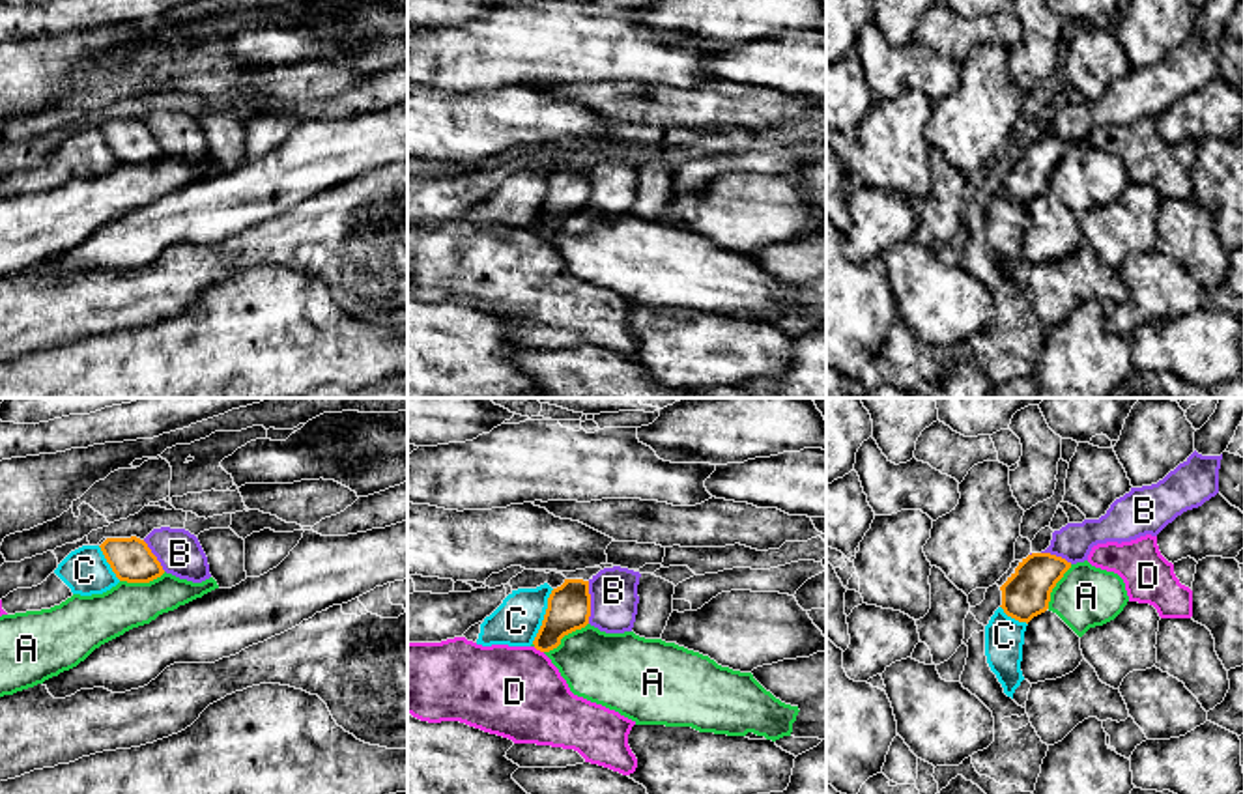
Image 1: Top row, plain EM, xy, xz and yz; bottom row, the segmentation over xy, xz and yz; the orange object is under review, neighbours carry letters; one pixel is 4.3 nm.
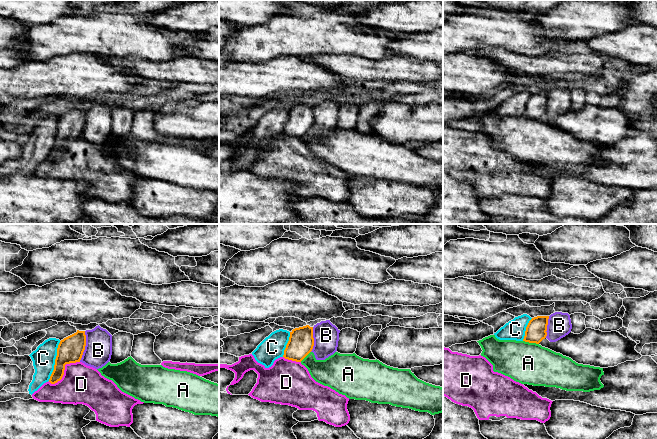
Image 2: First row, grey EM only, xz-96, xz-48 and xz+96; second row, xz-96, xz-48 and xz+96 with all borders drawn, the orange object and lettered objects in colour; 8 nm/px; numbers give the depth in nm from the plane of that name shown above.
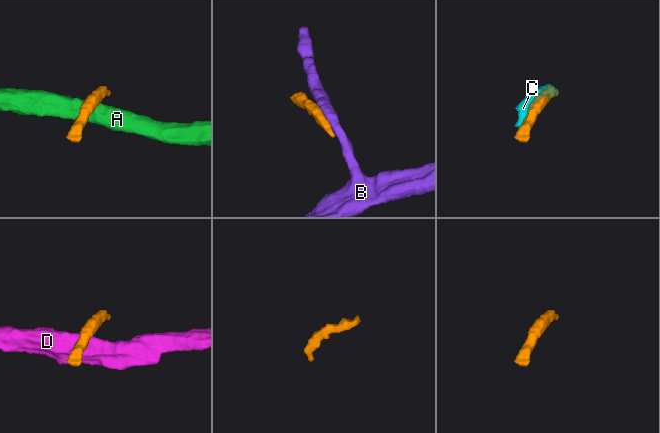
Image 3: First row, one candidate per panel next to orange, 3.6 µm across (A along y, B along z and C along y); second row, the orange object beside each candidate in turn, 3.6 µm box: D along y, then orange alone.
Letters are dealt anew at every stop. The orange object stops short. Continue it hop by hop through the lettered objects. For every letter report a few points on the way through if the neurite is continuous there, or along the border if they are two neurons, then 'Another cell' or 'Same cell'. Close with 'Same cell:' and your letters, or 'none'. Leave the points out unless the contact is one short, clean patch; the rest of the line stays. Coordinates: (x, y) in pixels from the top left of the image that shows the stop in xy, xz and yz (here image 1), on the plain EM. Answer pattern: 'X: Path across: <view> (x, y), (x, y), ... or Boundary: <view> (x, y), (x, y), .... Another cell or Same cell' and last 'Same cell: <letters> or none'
A: Boundary: xz (587, 204), (569, 213), (556, 228), (544, 234). Another cell
B: Another cell
C: Another cell
D: Boundary: xz (533, 228), (542, 234). Another cell
Same cell: none

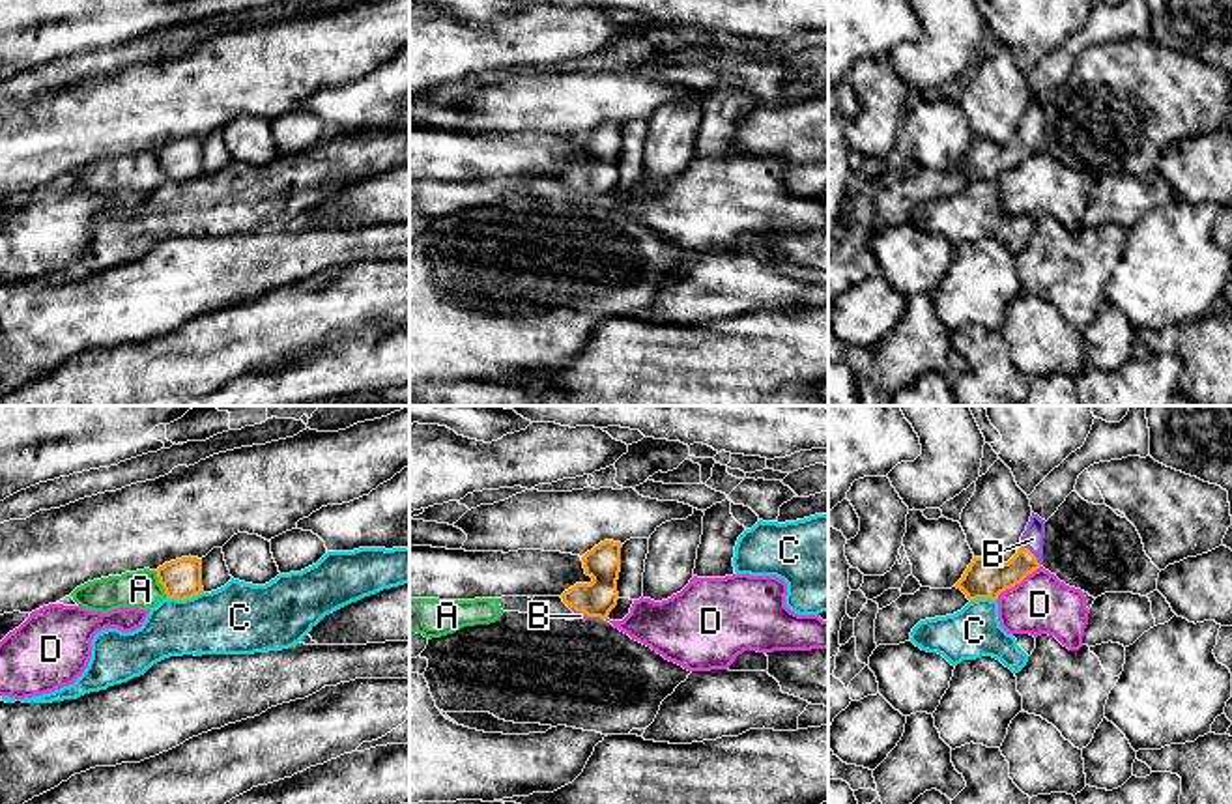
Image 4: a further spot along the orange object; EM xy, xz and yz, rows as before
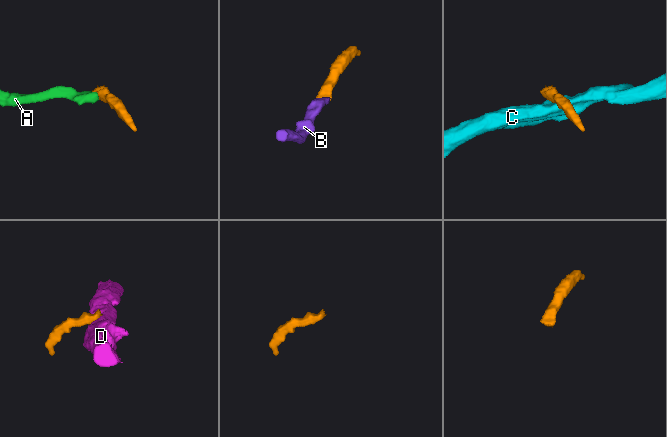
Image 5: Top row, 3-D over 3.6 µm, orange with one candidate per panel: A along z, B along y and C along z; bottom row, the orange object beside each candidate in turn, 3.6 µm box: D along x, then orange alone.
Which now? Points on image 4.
A: Boundary: xy (154, 152), (167, 176). Another cell
B: Path across: yz (984, 159), (1010, 156), (1032, 135), (1032, 120). Same cell
C: Boundary: xy (202, 172), (184, 180), (167, 178). Another cell
D: Boundary: yz (1040, 146), (995, 180). Another cell
Same cell: B

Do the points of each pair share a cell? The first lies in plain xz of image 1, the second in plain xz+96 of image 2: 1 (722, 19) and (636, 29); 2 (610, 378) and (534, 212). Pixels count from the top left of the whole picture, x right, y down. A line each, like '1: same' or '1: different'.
1: different
2: same

